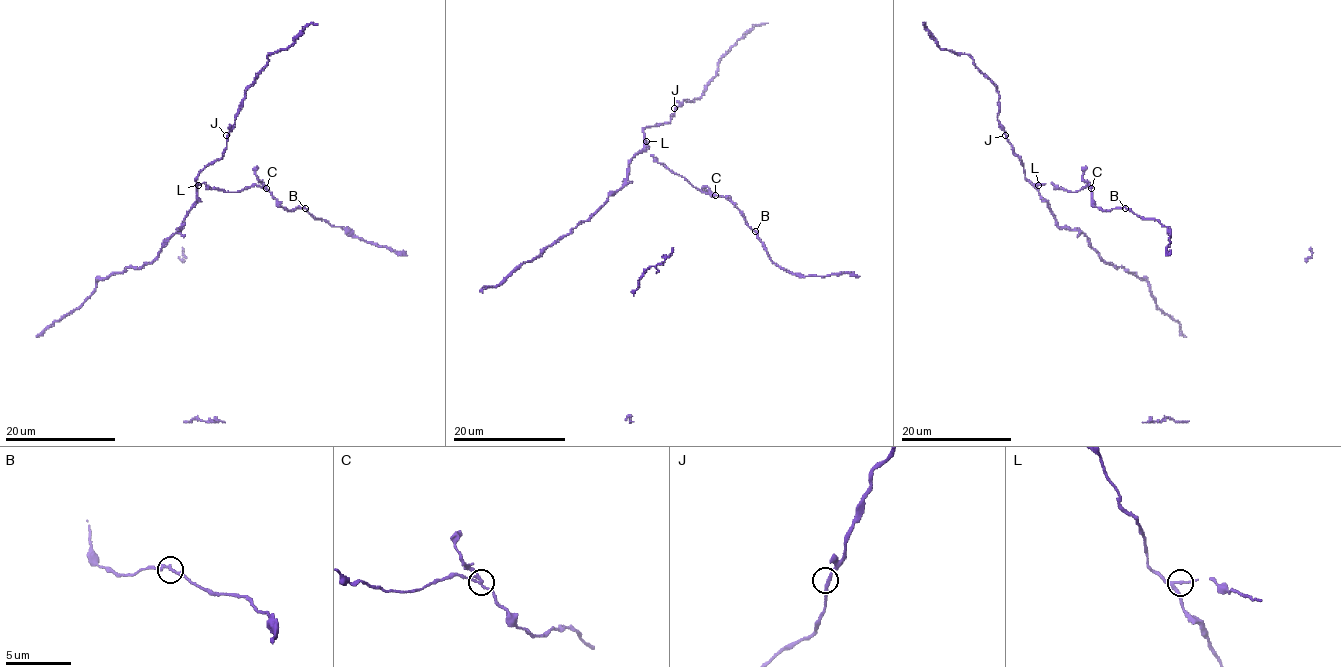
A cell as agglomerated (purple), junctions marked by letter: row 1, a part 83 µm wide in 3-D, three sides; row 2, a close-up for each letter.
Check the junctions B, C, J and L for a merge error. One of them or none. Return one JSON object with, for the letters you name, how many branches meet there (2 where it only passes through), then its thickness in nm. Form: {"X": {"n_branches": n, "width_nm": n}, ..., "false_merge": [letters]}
{"C": {"n_branches": 3, "width_nm": 170}, "false_merge": ["C"]}

